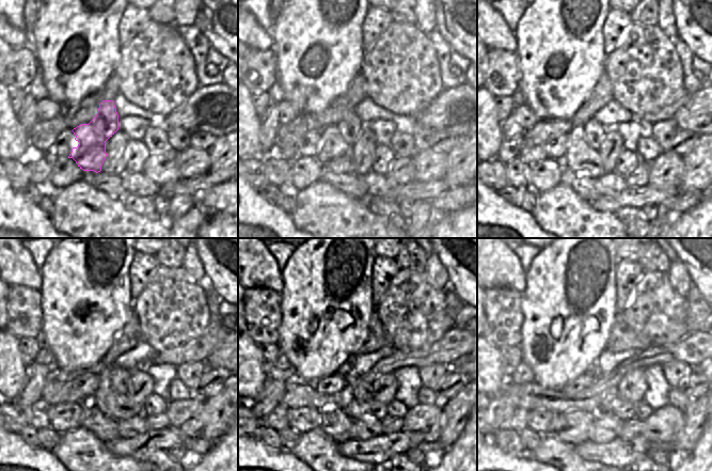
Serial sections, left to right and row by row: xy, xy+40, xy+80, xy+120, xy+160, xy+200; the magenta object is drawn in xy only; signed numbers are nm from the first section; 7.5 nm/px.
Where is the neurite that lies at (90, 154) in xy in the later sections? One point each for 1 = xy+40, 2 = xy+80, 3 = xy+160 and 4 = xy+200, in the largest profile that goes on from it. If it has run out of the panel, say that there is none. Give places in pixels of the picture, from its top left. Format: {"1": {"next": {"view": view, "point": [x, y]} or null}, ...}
{"1": {"next": {"view": "xy+40", "point": [334, 153]}}, "2": {"next": {"view": "xy+80", "point": [583, 142]}}, "3": {"next": {"view": "xy+160", "point": [362, 405]}}, "4": {"next": {"view": "xy+200", "point": [612, 403]}}}

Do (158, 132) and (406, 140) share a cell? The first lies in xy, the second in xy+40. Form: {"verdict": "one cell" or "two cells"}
{"verdict": "one cell"}

